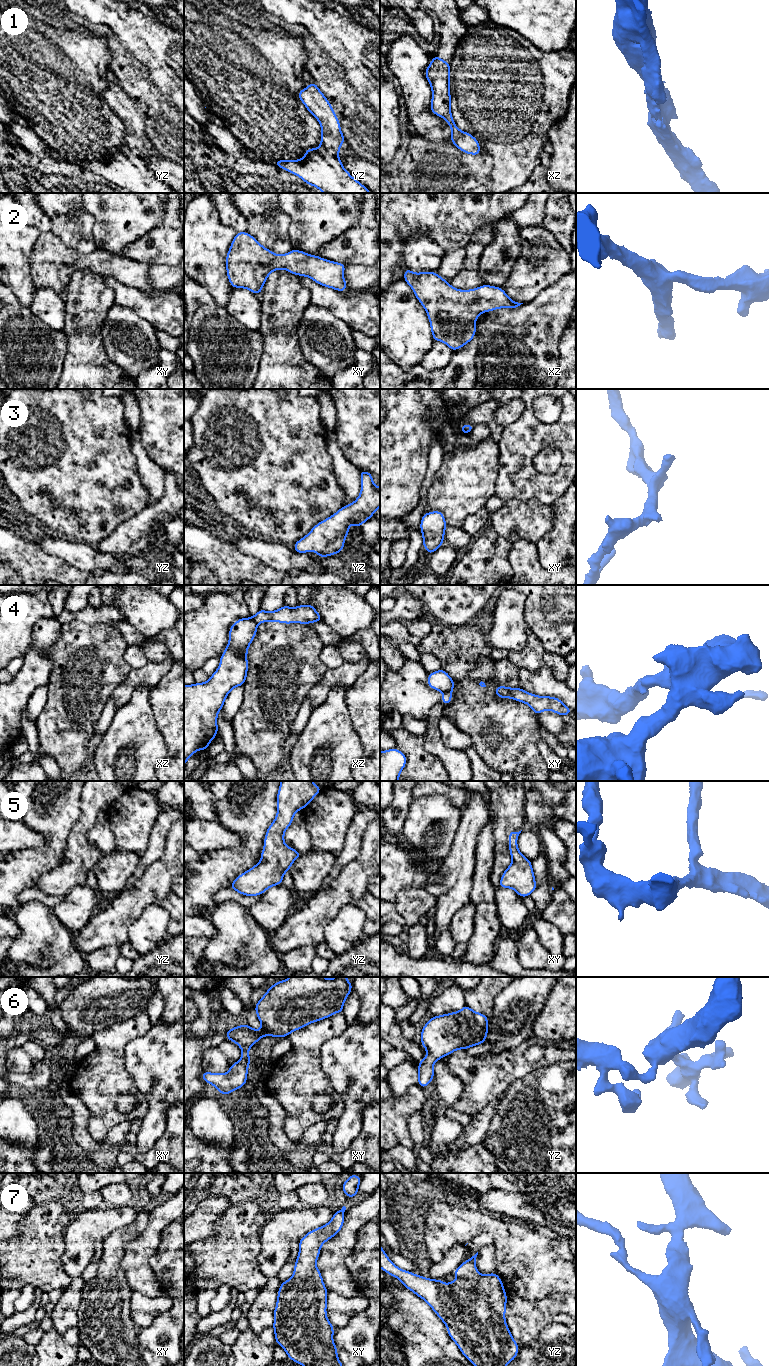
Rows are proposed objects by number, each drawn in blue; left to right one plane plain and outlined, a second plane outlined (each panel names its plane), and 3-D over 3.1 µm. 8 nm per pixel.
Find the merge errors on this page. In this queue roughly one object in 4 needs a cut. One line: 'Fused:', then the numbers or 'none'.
Fused: 4

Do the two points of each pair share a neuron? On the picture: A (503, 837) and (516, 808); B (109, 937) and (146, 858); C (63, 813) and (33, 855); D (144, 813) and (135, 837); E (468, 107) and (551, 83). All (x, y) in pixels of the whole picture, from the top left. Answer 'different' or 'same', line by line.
A: same
B: different
C: same
D: same
E: same

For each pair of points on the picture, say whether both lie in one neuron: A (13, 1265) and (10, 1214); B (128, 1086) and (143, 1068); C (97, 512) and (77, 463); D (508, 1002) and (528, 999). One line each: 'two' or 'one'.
A: two
B: two
C: one
D: one

